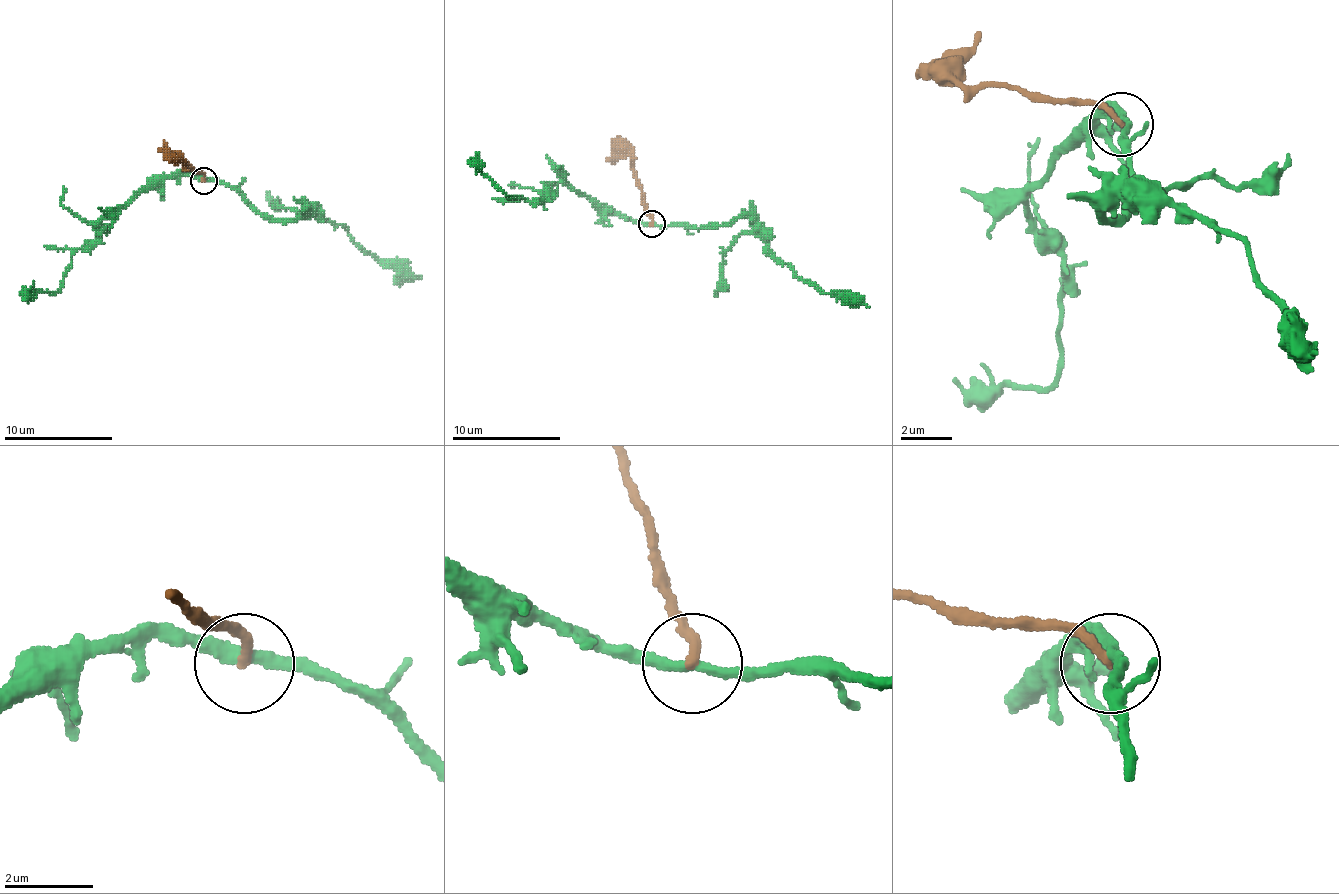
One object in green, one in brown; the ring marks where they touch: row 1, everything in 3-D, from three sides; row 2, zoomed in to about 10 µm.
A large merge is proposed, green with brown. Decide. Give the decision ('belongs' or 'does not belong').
does not belong

